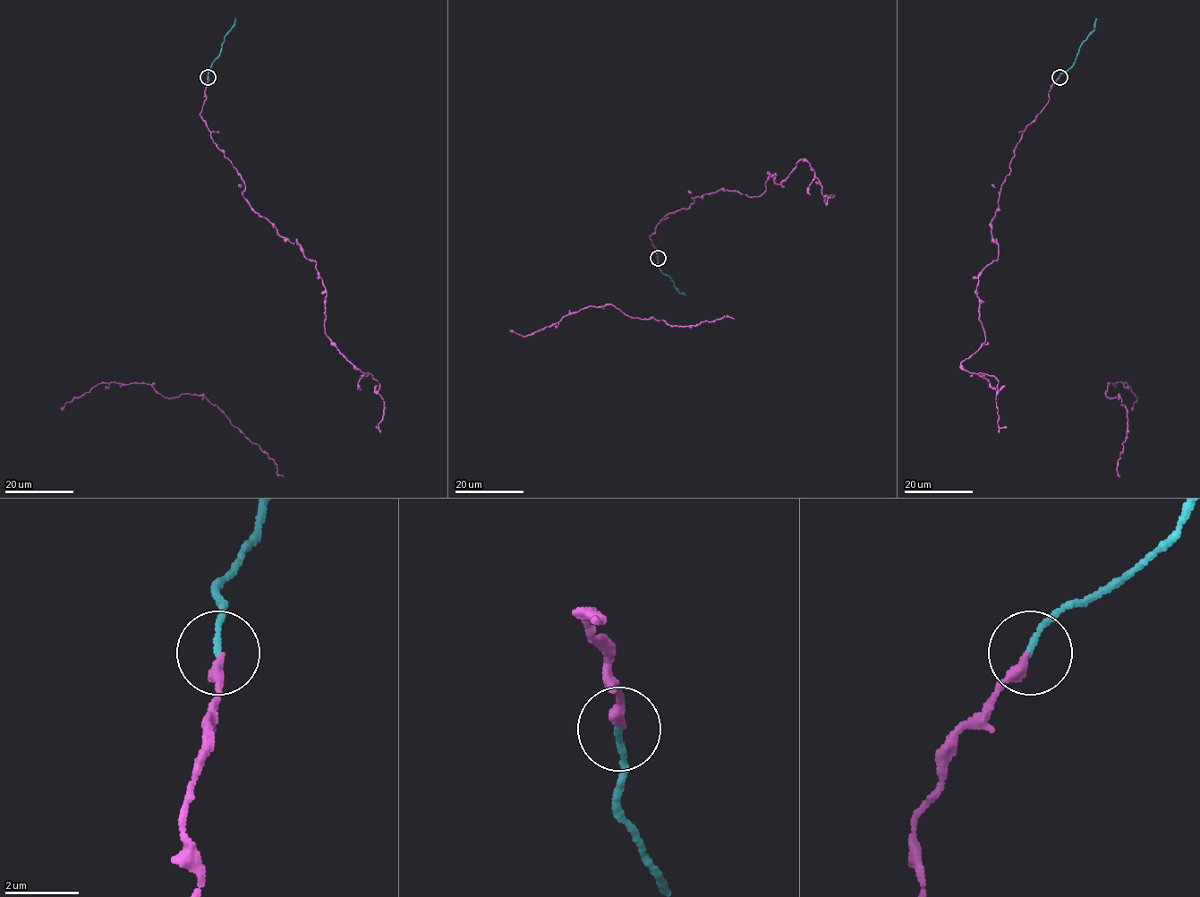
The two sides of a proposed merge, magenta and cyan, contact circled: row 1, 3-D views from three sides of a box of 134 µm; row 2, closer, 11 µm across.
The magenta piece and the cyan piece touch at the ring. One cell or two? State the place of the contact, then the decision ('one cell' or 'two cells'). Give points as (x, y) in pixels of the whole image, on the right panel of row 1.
place (1059, 77); one cell

